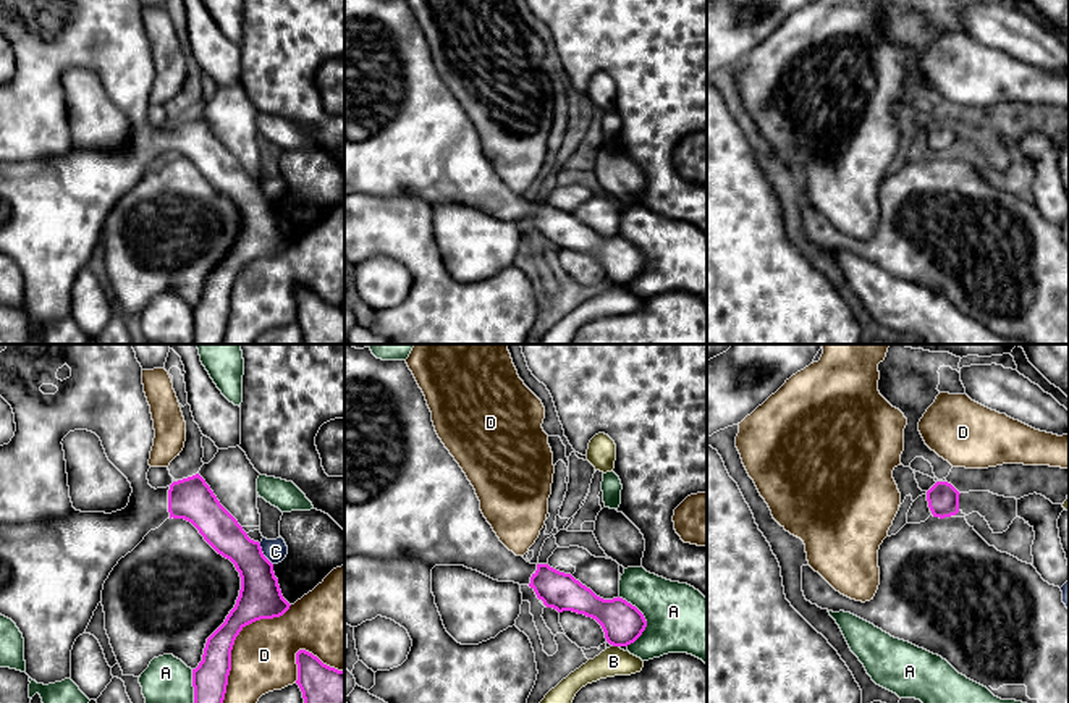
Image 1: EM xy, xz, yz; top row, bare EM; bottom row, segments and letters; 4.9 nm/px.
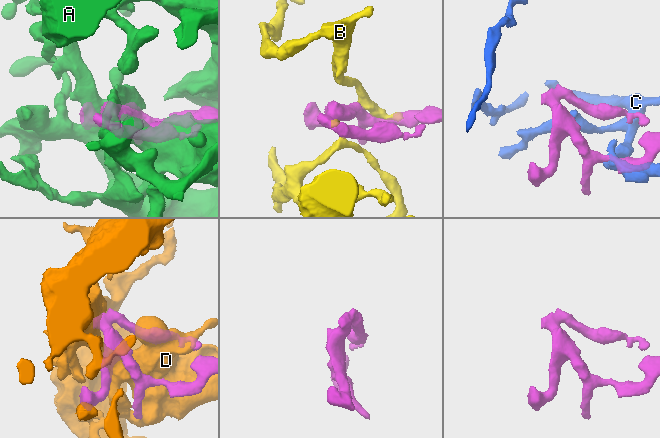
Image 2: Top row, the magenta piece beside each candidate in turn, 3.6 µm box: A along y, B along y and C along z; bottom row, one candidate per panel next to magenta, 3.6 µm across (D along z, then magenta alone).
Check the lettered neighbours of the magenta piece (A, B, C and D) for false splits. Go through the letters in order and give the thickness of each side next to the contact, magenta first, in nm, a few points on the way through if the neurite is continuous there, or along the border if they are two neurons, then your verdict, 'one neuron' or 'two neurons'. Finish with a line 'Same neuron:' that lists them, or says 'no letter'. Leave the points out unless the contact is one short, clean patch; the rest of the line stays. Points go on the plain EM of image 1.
A: calibres 200 and 340 nm; two neurons
B: calibres 200 and 140 nm; two neurons
C: calibres 200 and 110 nm; two neurons
D: calibres 190 and 320 nm; two neurons
Same neuron: no letter

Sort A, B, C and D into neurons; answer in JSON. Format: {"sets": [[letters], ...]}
{"sets": [["A"], ["B"], ["C"], ["D"]]}

